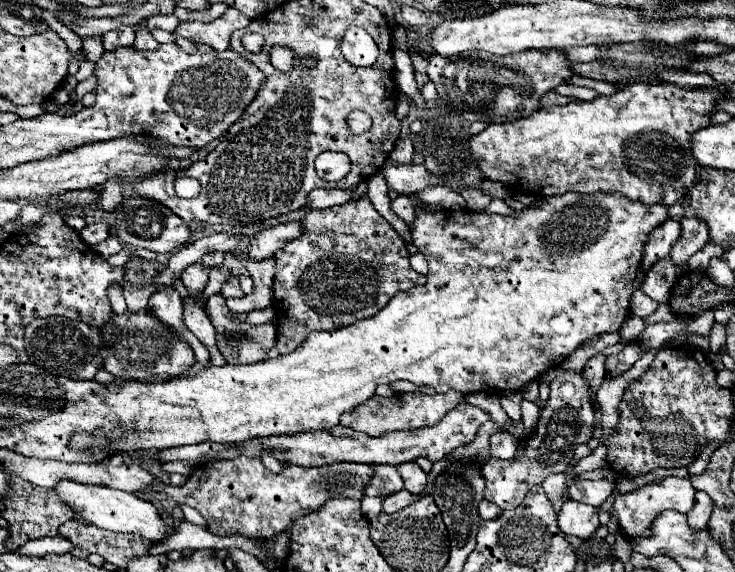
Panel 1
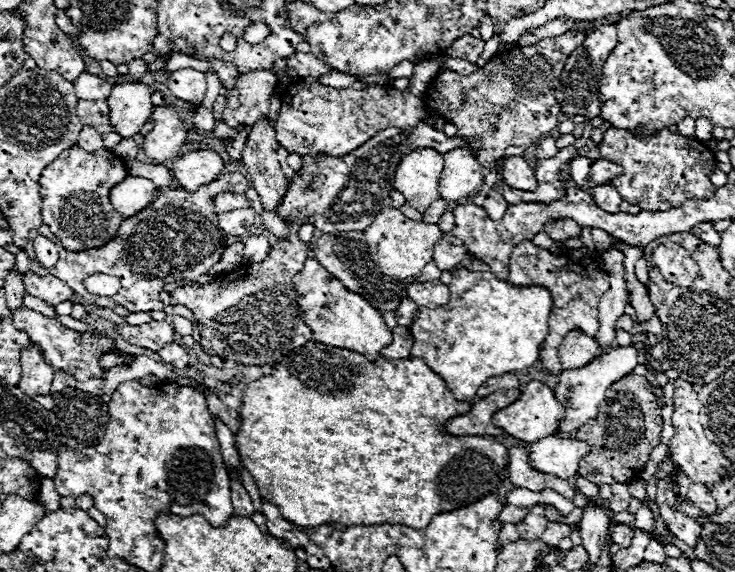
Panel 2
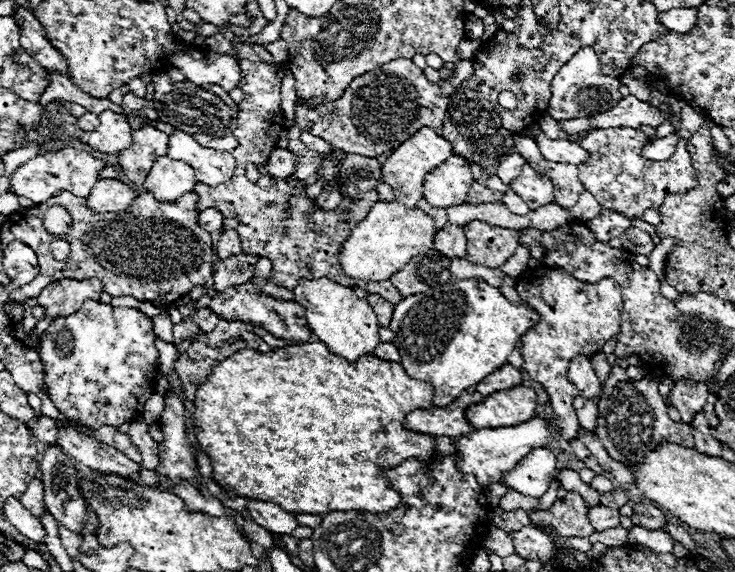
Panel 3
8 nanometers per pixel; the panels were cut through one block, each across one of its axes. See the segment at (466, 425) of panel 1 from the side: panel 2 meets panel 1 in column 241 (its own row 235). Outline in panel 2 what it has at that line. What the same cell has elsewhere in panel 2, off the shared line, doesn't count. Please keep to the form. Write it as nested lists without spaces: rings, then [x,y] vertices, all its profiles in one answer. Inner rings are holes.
[[[444,234],[444,238],[436,244],[434,250],[434,264],[444,272],[456,268],[464,258],[468,250],[466,246],[454,236],[454,234]]]

